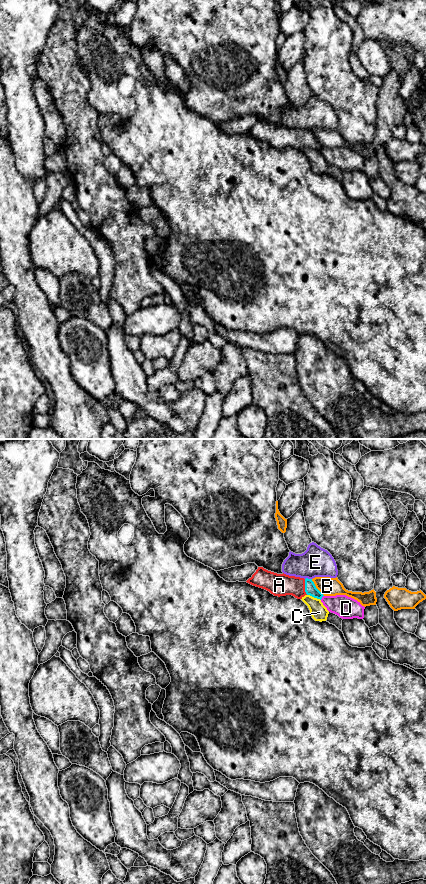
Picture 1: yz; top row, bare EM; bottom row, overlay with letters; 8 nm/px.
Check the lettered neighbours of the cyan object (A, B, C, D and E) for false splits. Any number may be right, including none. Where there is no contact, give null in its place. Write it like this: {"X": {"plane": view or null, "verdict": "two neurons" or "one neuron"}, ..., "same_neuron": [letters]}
{"A": {"plane": "yz", "verdict": "one neuron"}, "B": {"plane": "yz", "verdict": "two neurons"}, "C": {"plane": "yz", "verdict": "two neurons"}, "D": {"plane": "yz", "verdict": "two neurons"}, "E": {"plane": "yz", "verdict": "two neurons"}, "same_neuron": ["A"]}

